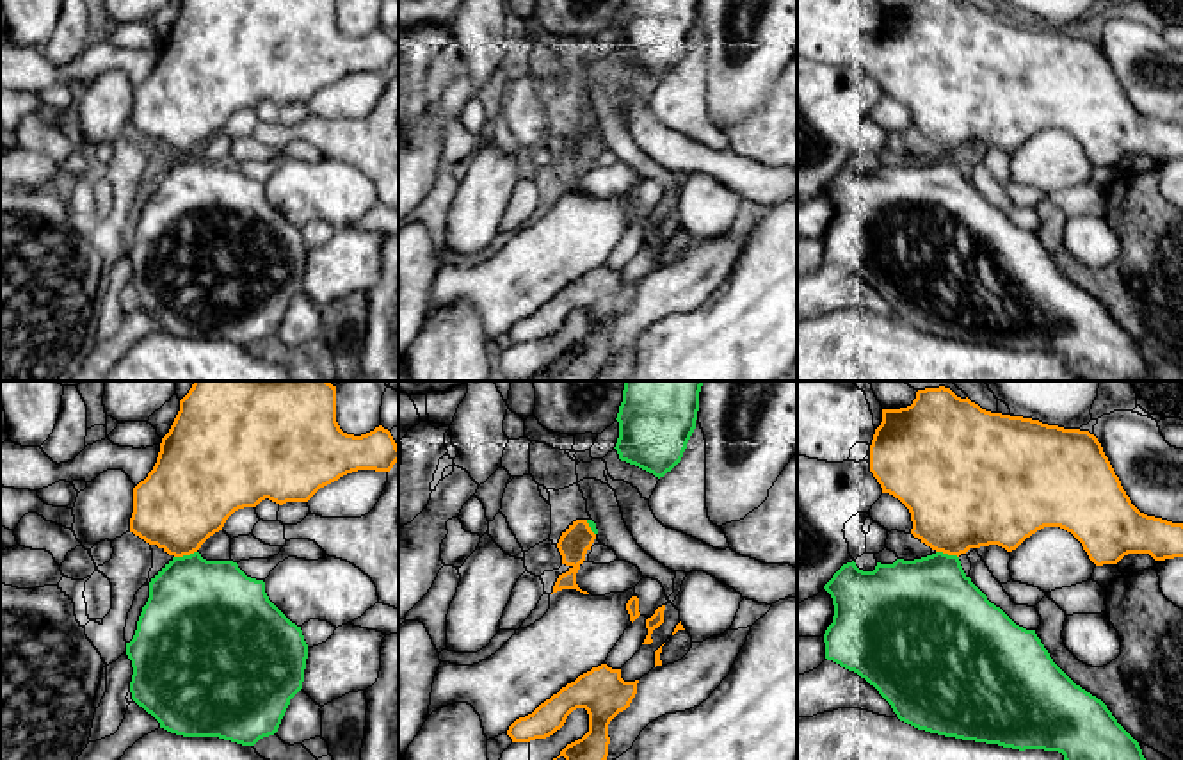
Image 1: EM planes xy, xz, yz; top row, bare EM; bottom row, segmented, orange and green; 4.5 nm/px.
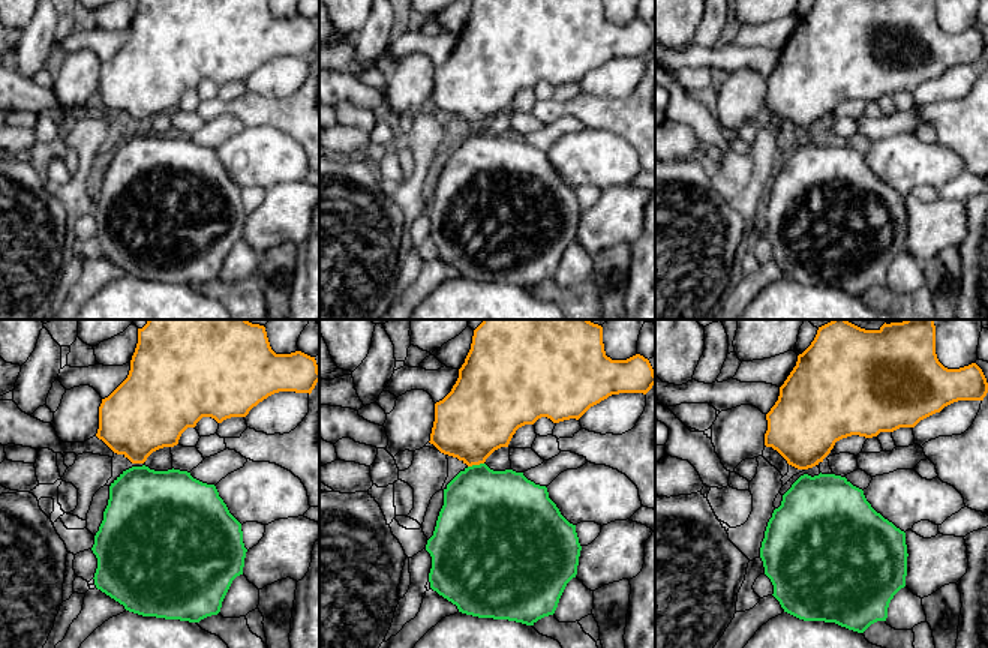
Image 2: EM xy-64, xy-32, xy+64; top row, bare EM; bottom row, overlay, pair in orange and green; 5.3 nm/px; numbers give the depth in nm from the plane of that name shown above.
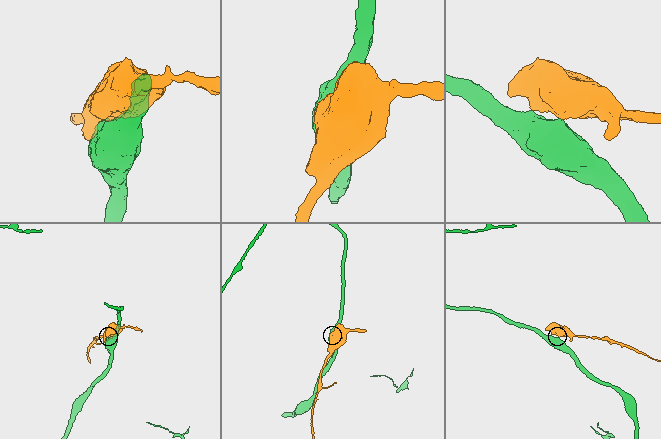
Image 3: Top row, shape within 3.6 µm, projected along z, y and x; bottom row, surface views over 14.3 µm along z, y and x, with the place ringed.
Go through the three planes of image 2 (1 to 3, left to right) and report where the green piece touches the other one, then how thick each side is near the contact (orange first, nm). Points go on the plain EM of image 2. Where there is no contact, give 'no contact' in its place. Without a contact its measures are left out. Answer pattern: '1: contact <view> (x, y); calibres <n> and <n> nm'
1: no contact
2: contact xy-32 (476, 128); calibres 400 and 440 nm
3: no contact

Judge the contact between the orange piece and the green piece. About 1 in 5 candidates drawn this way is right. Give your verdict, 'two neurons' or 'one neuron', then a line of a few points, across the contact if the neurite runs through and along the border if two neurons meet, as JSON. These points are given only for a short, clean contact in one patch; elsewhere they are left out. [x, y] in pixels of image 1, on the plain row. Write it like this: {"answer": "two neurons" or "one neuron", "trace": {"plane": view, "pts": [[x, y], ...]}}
{"answer": "two neurons"}

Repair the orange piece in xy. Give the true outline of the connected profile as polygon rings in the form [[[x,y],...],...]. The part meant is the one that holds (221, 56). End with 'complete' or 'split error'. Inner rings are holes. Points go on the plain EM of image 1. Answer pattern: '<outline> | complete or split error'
[[[181,0],[180,12],[169,34],[162,39],[160,53],[153,71],[133,89],[133,114],[130,119],[130,133],[149,146],[157,146],[169,157],[190,157],[197,153],[210,137],[222,132],[226,121],[238,110],[256,109],[265,100],[279,107],[286,103],[308,103],[320,89],[338,82],[347,75],[358,71],[390,73],[397,62],[398,48],[391,34],[382,27],[361,37],[347,36],[340,30],[336,23],[336,0]]] | complete

